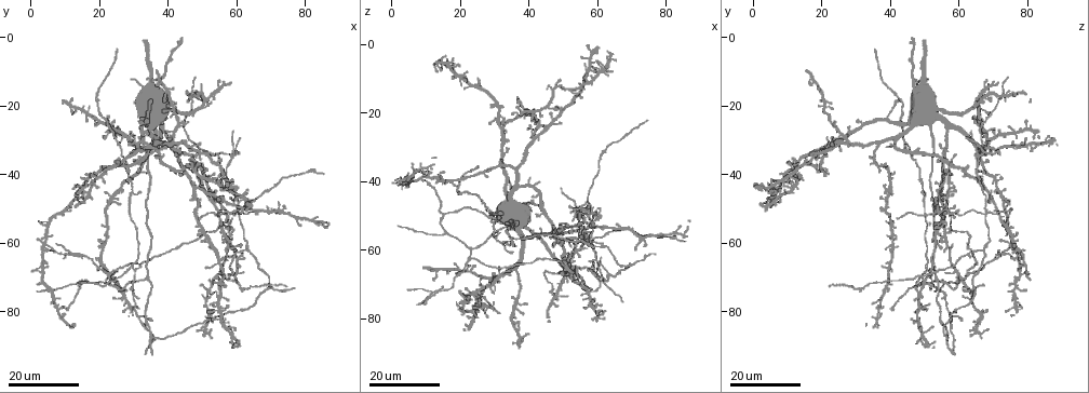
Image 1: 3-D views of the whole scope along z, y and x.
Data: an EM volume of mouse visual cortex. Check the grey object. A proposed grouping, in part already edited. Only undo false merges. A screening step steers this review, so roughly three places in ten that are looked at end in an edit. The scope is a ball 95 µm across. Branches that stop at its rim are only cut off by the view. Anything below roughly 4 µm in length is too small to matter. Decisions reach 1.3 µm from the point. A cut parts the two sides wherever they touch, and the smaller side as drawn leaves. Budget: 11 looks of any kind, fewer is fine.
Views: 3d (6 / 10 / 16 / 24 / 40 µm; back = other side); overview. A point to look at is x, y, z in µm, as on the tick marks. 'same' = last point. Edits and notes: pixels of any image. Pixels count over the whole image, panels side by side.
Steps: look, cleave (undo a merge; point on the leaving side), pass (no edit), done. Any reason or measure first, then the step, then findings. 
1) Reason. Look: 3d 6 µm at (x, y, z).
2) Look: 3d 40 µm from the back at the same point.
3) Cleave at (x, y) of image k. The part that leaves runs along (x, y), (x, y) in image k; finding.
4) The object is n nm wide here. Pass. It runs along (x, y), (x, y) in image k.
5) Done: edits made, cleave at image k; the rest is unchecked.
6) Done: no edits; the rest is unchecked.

A fork. Look: 3d 16 µm at (57.0, 40.0, 65.5).

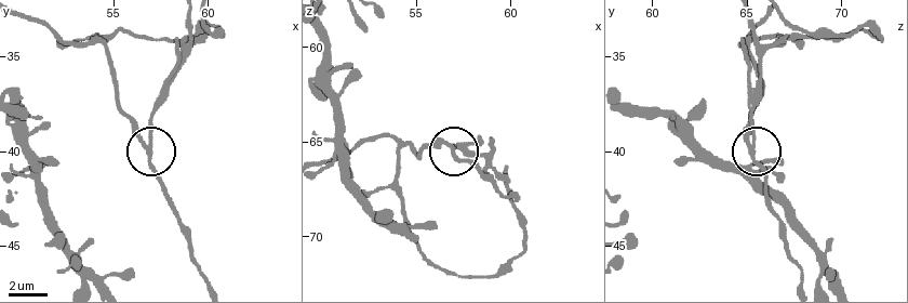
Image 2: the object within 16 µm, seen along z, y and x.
Look: 3d 10 µm at (57.0, 39.5, 65.3).

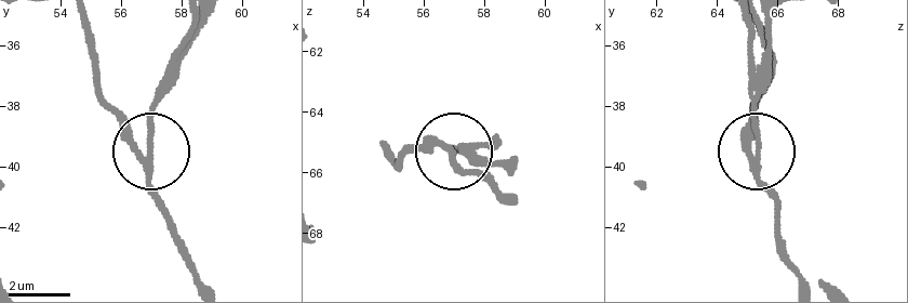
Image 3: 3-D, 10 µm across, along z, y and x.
Closer look. Look: 3d 6 µm at (56.9, 39.6, 65.3).

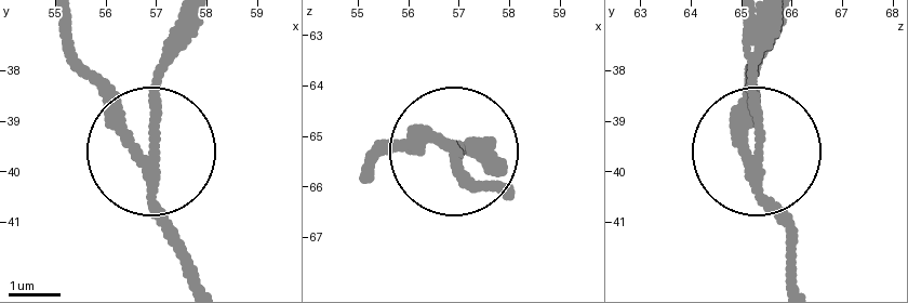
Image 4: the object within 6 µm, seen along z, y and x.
3 arms meet here. Cleave at (150, 94) of image 4. The part that leaves runs along (154, 163), (154, 78), (171, 26) in image 4; a second neuron is stuck on.

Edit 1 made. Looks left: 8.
Look: overview.

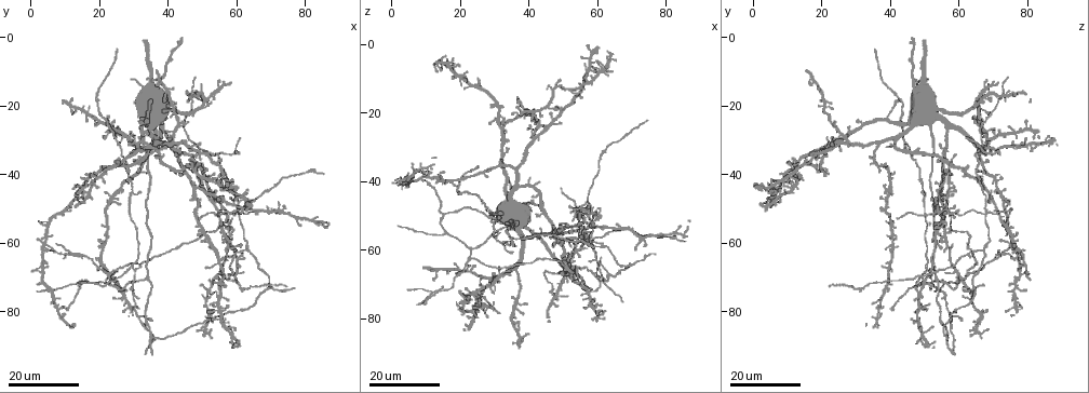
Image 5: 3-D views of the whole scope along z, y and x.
Looks like a crossing. Look: 3d 16 µm at (30.0, 67.0, 51.5).

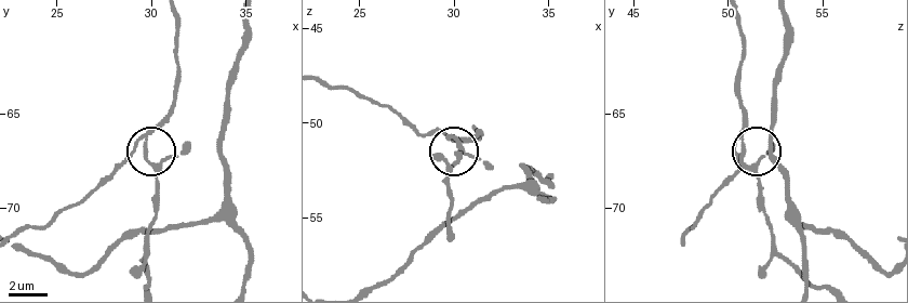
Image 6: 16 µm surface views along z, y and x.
Closer look. Look: 3d 6 µm at (29.8, 66.9, 50.7).

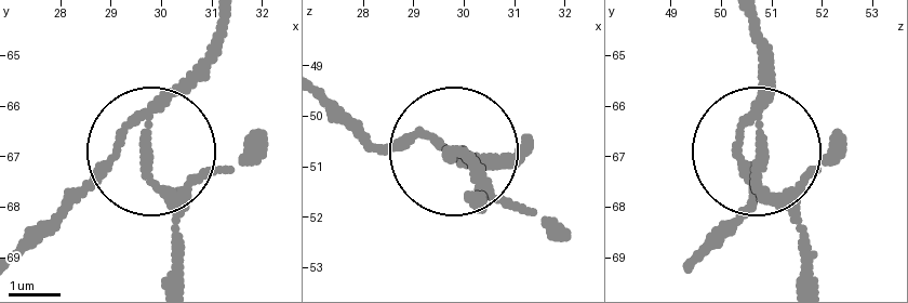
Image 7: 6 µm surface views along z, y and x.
The side arm is 32 µm long. Cleave at (162, 195) of image 7. The part that leaves runs along (152, 126), (178, 276) in image 7; two neurons meet here.

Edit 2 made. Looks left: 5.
Branch point. Look: 3d 16 µm at (15.5, 71.0, 49.0).

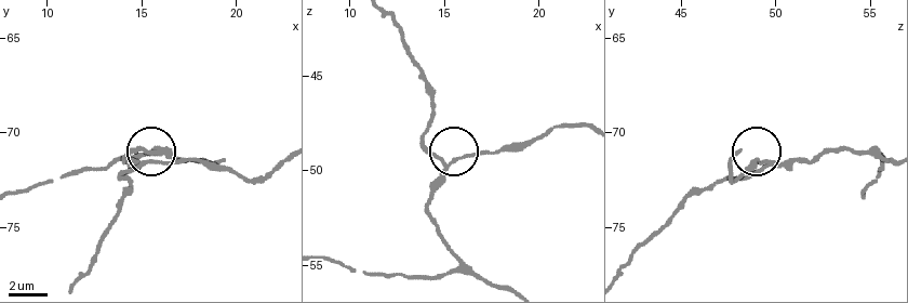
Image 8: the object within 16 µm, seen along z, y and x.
Look: 3d 10 µm at (15.3, 71.6, 49.8).

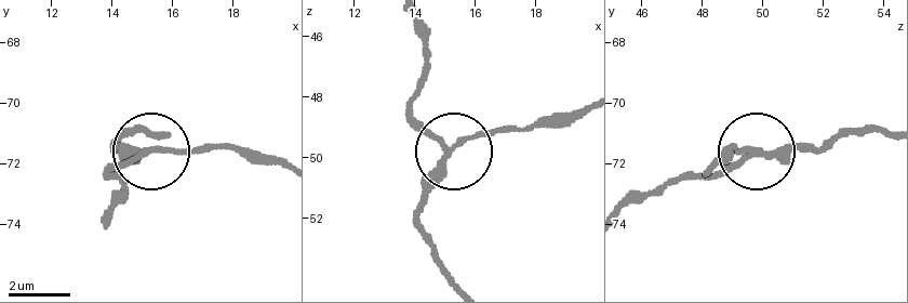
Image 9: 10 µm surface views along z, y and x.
Pass. It runs along (459, 282), (421, 221), (423, 182), (446, 150), (413, 99) in image 9; continuous, no second neuron.

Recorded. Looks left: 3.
Three arms meet. Look: 3d 24 µm at (54.5, 33.5, 64.5).

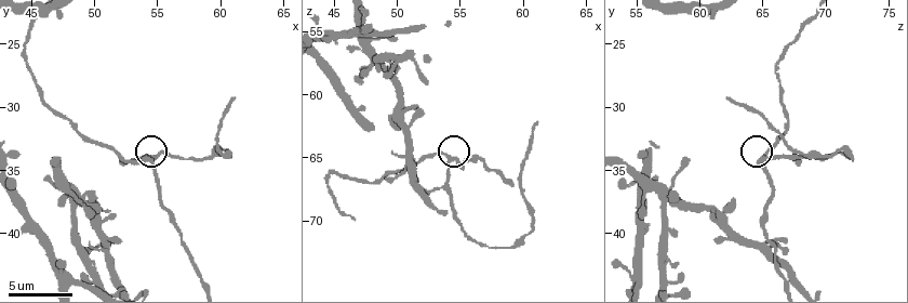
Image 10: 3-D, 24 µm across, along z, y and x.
Zoom in. Look: 3d 10 µm at (54.2, 34.0, 65.0).

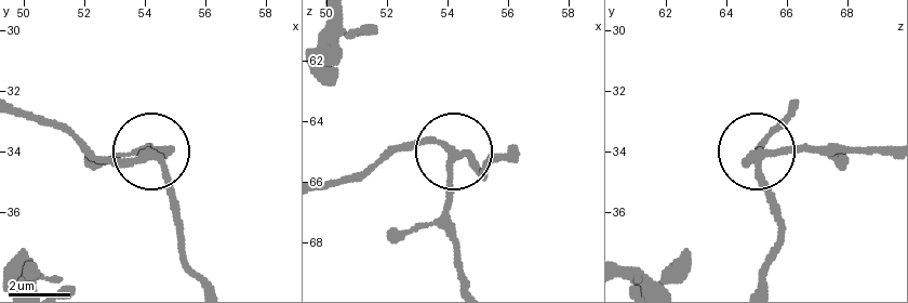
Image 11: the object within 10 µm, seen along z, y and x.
3 arms meet here. Pass. It runs along (517, 156), (483, 171), (452, 156), (452, 262) in image 11; one neuron here.

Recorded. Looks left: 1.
Done: edits made, cleave at image 4, cleave at image 7; the rest is unchecked.

